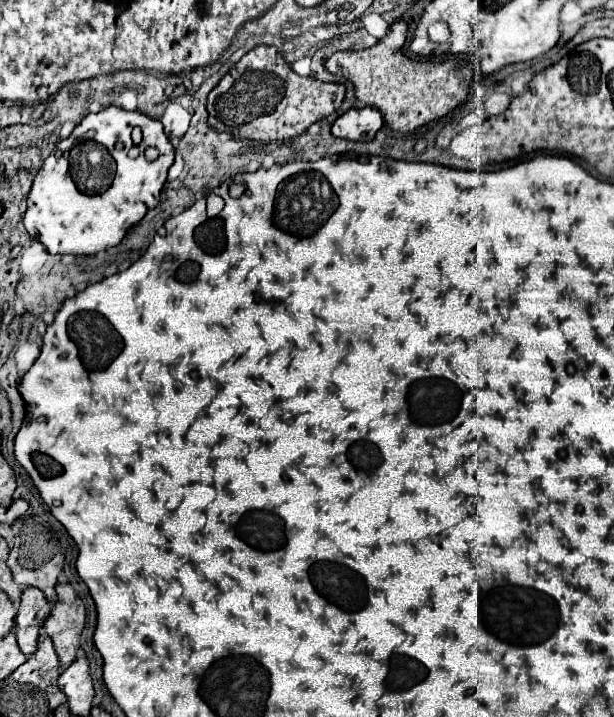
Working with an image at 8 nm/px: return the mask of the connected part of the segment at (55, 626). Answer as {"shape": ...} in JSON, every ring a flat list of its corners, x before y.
{"shape":[[69,583,57,585,57,603,43,625,43,633,51,637,61,665,71,665,77,657,79,635,85,627,85,607]]}

